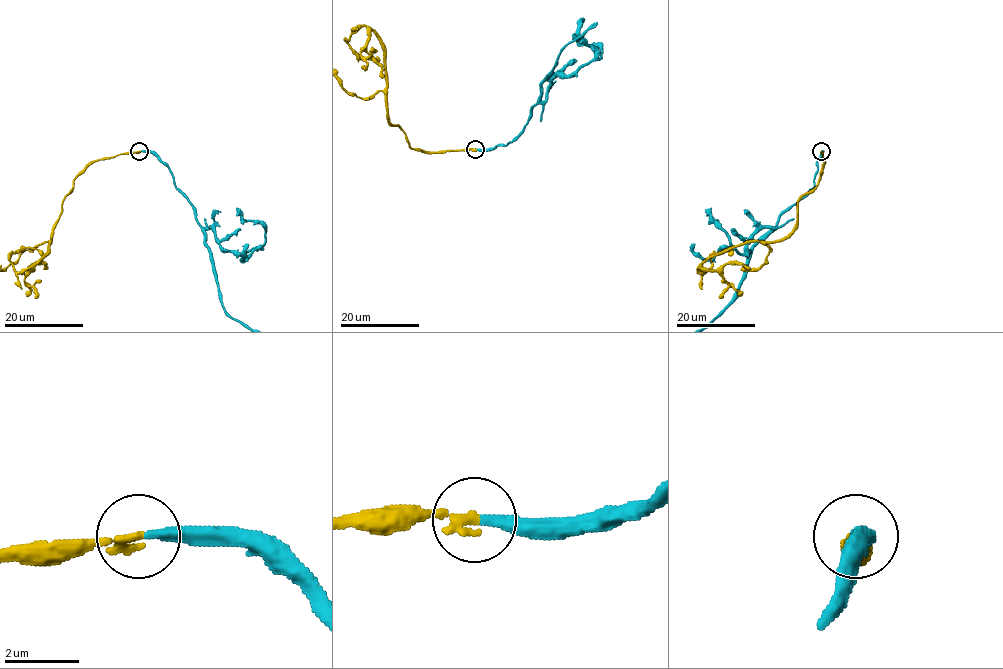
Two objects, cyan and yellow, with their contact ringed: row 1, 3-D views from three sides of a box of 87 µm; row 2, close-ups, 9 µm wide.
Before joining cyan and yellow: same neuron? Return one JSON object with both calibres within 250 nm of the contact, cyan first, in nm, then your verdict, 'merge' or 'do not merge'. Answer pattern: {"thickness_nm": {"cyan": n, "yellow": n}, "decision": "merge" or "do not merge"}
{"thickness_nm": {"cyan": 280, "yellow": 240}, "decision": "merge"}

